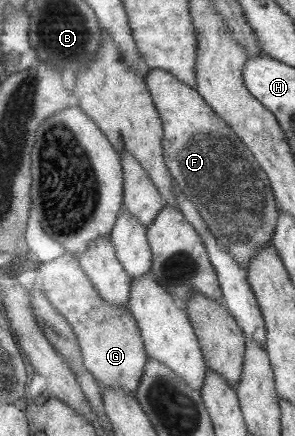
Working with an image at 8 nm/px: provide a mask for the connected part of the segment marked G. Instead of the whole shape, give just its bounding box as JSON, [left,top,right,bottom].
[36,252,148,395]

